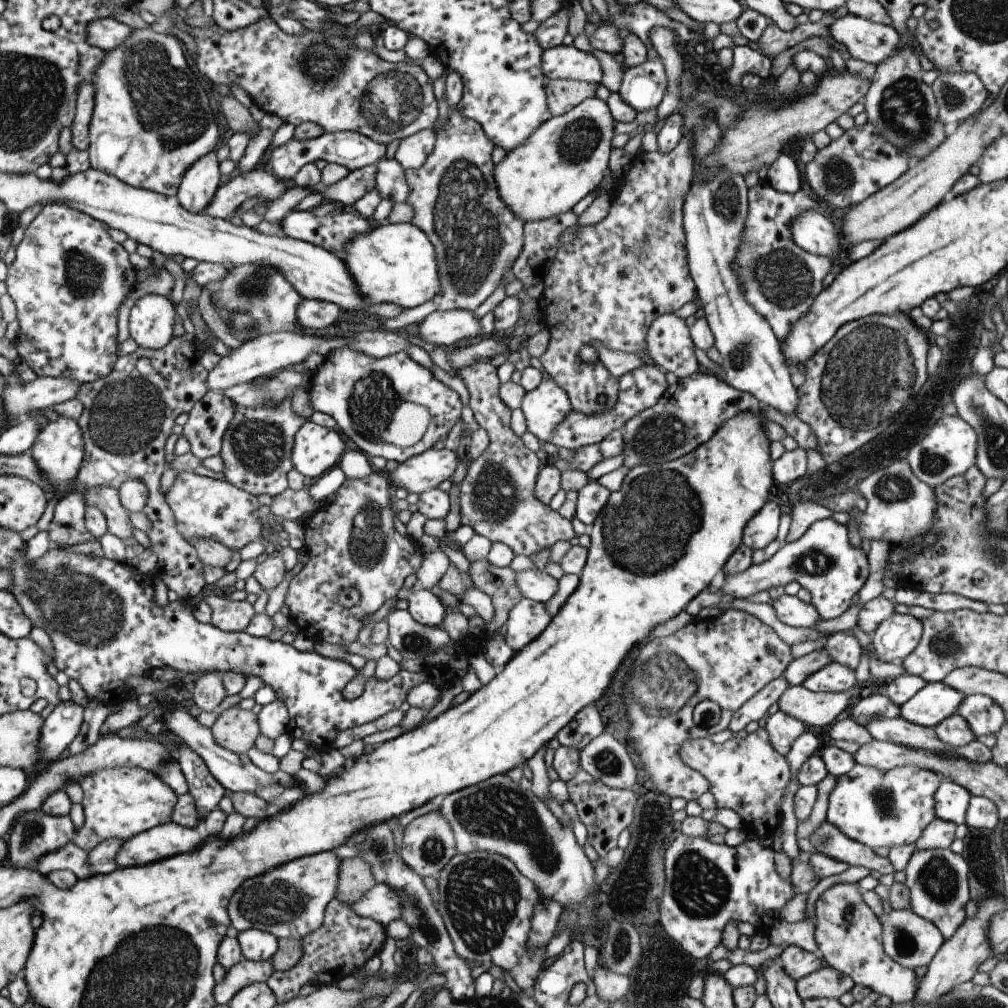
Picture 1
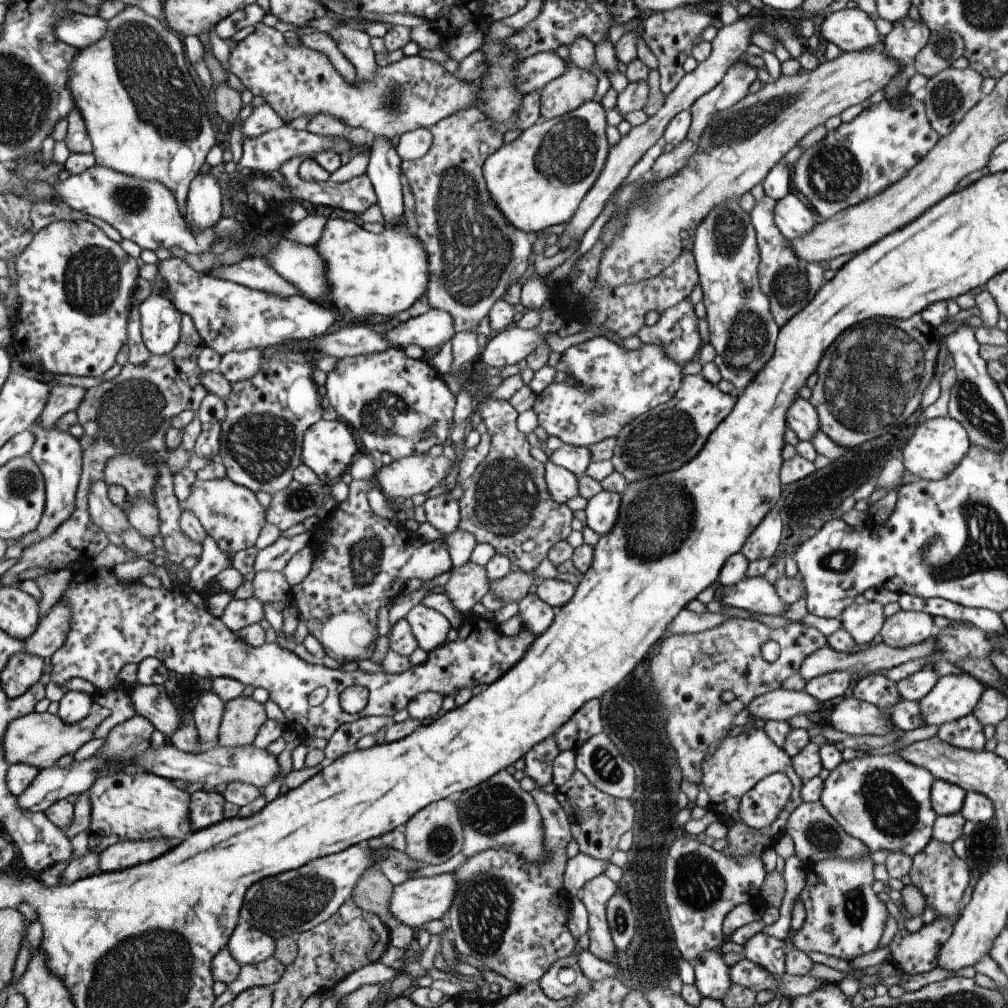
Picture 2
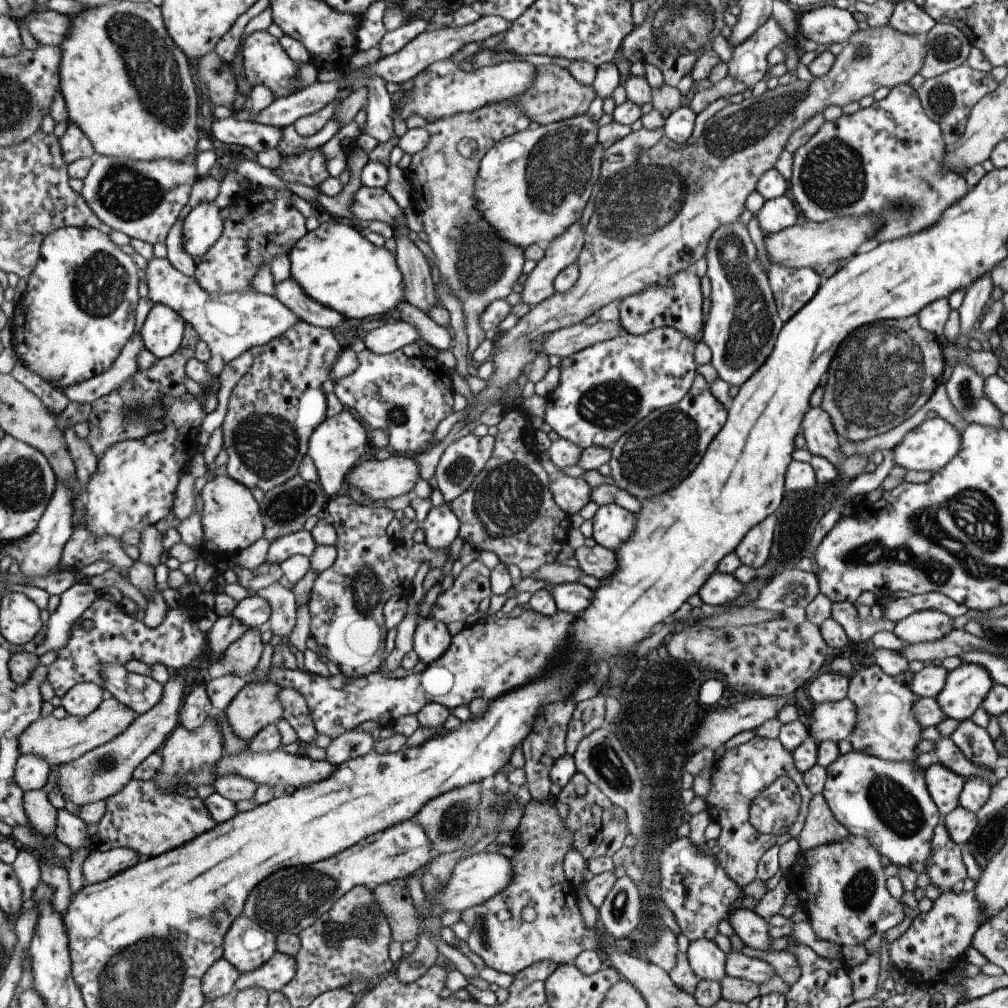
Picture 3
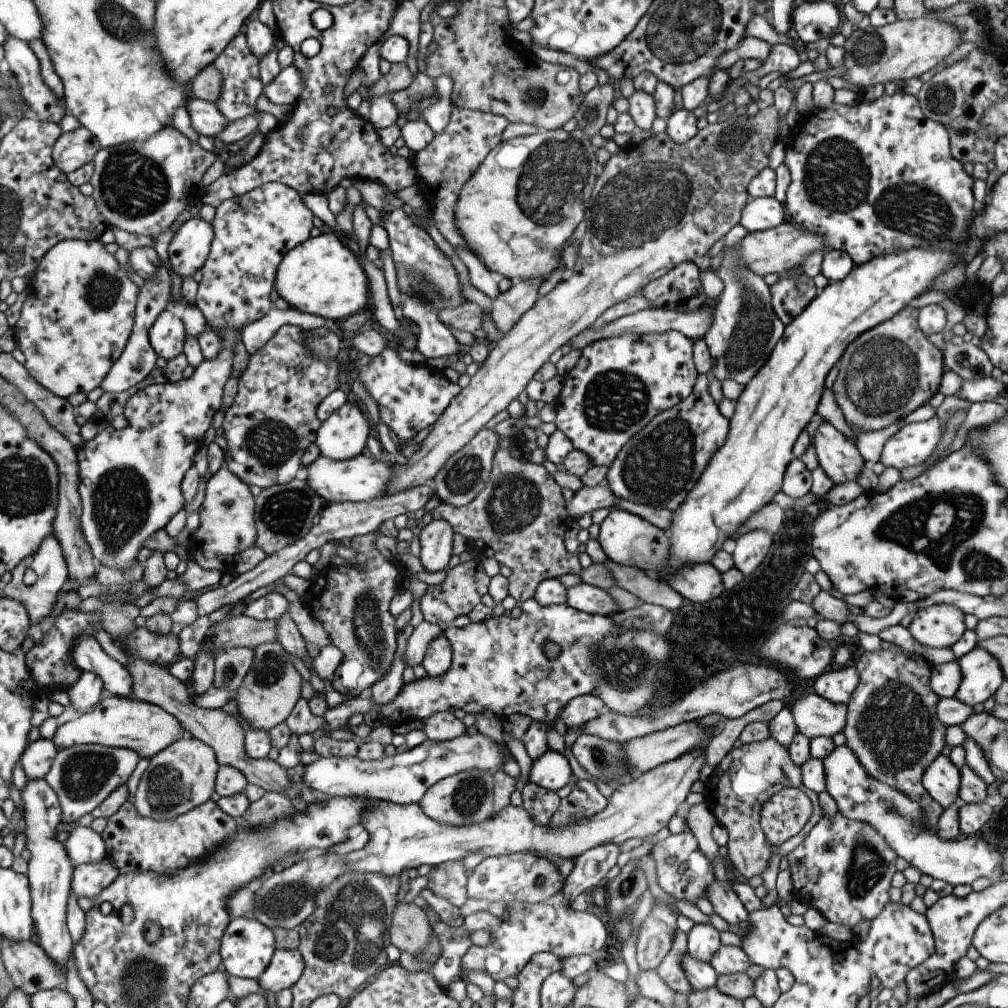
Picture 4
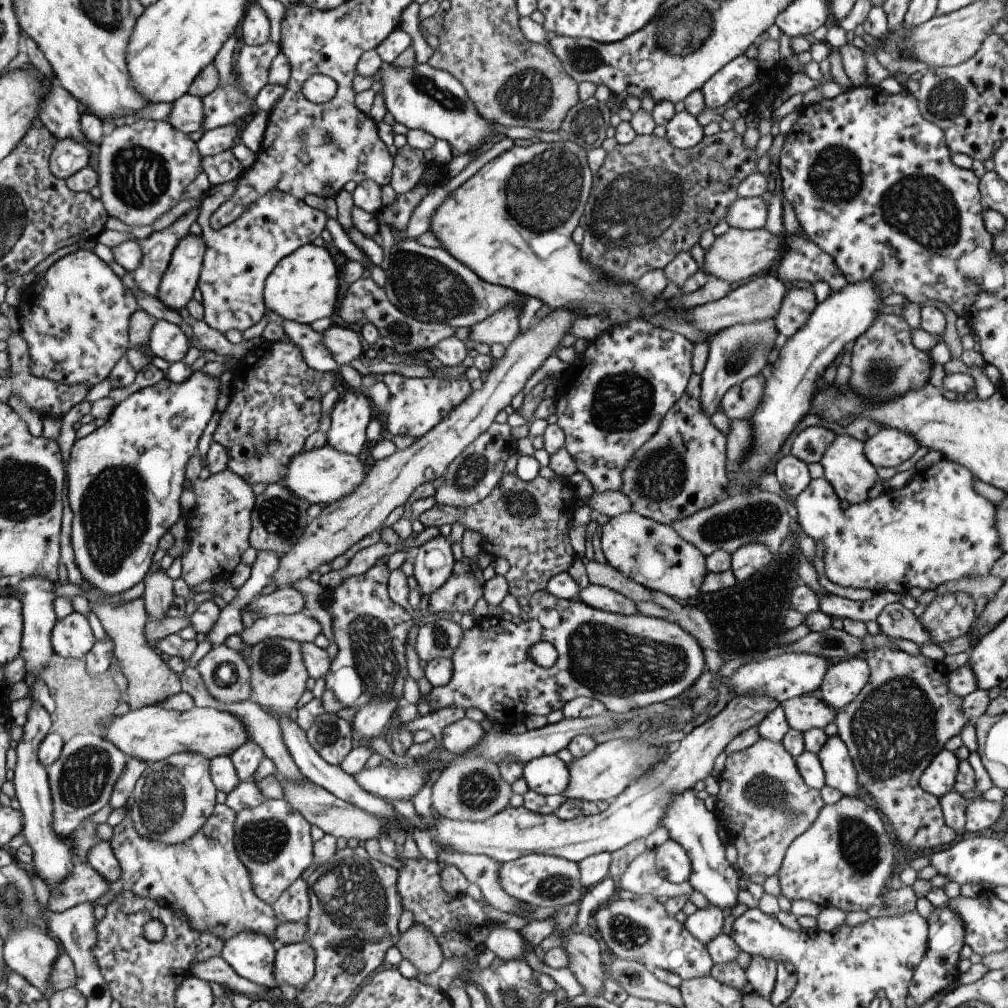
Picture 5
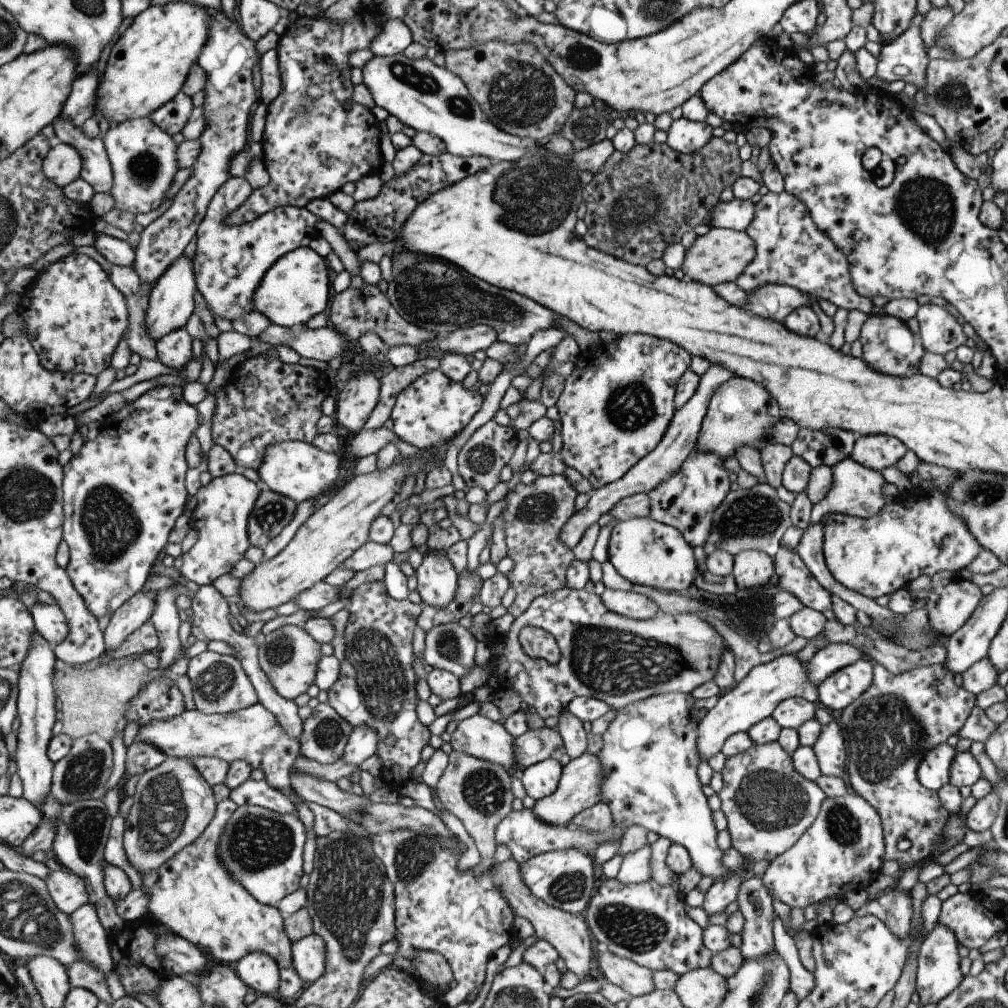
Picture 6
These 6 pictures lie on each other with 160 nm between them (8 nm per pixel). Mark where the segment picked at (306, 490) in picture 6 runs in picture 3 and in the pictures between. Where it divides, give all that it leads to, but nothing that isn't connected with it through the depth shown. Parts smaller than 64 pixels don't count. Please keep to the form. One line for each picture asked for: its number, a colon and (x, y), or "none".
3: (394, 475)
4: (361, 478)
5: (323, 475)

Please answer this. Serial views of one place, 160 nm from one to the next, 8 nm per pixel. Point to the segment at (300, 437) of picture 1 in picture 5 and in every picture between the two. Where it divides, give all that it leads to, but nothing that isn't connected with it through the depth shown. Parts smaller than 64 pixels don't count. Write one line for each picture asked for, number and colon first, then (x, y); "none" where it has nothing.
2: (328, 448)
3: (335, 445)
4: (343, 435)
5: (349, 416)

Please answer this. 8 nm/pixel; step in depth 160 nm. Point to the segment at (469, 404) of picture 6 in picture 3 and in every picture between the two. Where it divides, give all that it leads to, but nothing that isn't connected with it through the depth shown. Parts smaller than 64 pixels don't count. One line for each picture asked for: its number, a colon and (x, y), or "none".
3: (406, 397)
4: (408, 398)
5: (416, 404)

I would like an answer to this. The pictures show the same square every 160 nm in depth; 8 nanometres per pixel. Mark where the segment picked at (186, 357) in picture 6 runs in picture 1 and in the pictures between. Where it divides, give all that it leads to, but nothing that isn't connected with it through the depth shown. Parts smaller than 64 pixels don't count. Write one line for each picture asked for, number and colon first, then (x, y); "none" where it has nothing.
1: (150, 321)
2: (159, 320)
3: (162, 330)
4: (166, 336)
5: (167, 341)

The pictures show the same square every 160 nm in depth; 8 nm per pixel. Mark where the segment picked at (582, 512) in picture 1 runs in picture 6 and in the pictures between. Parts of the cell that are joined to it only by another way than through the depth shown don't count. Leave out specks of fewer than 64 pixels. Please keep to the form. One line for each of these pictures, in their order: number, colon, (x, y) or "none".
2: (601, 510)
3: (612, 526)
4: (626, 539)
5: (652, 554)
6: (645, 552)

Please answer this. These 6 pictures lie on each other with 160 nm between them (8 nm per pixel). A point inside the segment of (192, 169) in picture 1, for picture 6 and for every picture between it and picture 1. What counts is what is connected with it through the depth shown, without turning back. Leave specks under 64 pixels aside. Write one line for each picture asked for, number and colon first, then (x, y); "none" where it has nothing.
2: (203, 199)
3: (201, 227)
4: (188, 250)
5: (179, 279)
6: (170, 303)

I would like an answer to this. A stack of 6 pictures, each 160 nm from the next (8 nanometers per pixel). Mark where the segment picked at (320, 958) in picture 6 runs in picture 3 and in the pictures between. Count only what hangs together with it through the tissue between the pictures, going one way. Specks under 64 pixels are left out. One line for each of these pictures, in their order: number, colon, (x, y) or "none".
3: (273, 974)
4: (285, 967)
5: (293, 963)

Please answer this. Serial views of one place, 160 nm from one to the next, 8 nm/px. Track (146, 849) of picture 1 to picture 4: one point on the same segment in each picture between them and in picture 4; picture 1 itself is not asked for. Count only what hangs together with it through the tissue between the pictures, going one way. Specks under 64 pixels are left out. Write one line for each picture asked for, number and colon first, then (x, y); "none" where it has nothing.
2: (123, 854)
3: (97, 866)
4: (88, 879)

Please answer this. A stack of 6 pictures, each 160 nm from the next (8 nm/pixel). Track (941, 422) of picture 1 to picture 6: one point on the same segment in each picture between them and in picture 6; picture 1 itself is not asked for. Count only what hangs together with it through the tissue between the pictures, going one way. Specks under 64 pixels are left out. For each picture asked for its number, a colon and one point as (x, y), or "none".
2: (935, 447)
3: (930, 445)
4: (911, 445)
5: (888, 447)
6: (876, 452)

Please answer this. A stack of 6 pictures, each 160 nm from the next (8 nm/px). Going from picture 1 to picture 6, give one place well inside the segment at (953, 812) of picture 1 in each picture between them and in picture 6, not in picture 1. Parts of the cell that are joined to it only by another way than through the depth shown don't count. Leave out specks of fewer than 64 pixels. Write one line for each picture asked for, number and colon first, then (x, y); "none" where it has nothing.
2: (945, 798)
3: (943, 786)
4: (940, 780)
5: (938, 778)
6: (932, 770)

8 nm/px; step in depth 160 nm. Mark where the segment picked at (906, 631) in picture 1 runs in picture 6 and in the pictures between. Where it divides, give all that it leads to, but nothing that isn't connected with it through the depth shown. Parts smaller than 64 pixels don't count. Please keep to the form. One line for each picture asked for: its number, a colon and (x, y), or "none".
2: (904, 628)
3: (928, 625)
4: (939, 626)
5: (948, 616)
6: (952, 605)

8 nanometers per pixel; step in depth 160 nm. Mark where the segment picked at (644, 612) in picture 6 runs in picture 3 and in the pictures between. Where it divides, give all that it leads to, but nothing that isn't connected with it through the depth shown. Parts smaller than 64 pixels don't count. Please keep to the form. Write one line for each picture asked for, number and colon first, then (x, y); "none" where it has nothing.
3: (574, 598)
4: (583, 597)
5: (596, 596)

